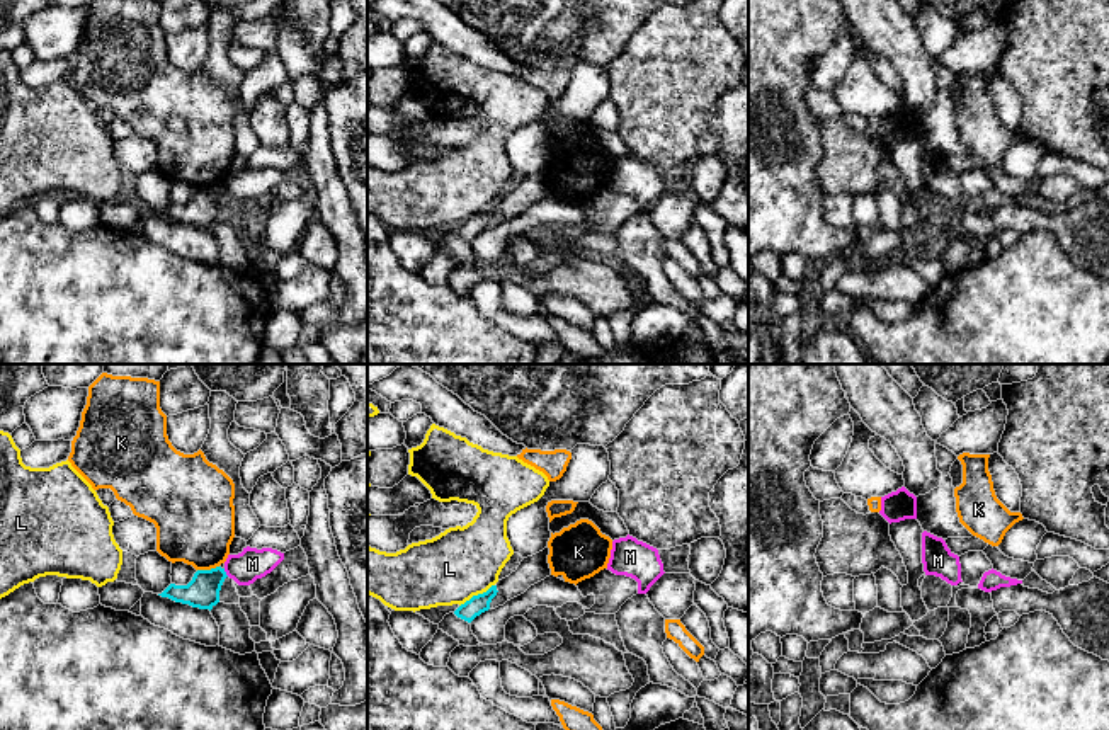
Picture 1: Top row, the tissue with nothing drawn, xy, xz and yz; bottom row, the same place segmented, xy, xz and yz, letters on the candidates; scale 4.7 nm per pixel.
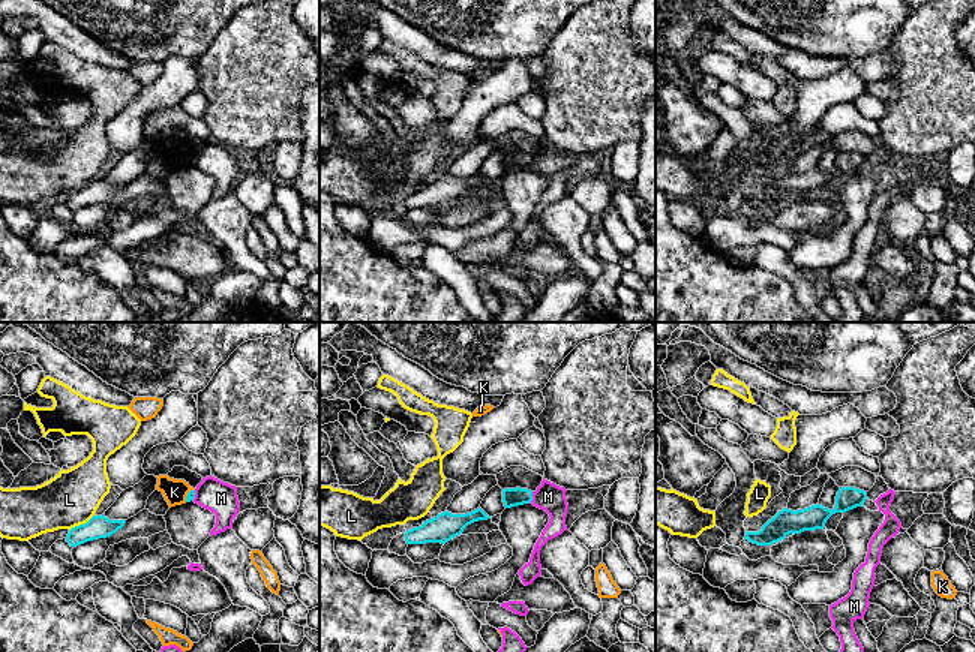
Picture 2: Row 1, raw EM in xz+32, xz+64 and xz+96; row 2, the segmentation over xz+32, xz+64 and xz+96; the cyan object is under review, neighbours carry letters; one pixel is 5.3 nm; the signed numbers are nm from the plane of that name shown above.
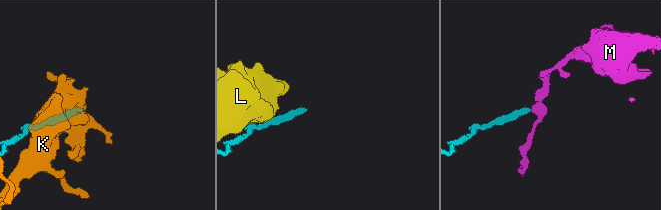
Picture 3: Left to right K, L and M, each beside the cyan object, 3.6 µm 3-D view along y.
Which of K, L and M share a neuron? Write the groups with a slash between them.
K / L / M

